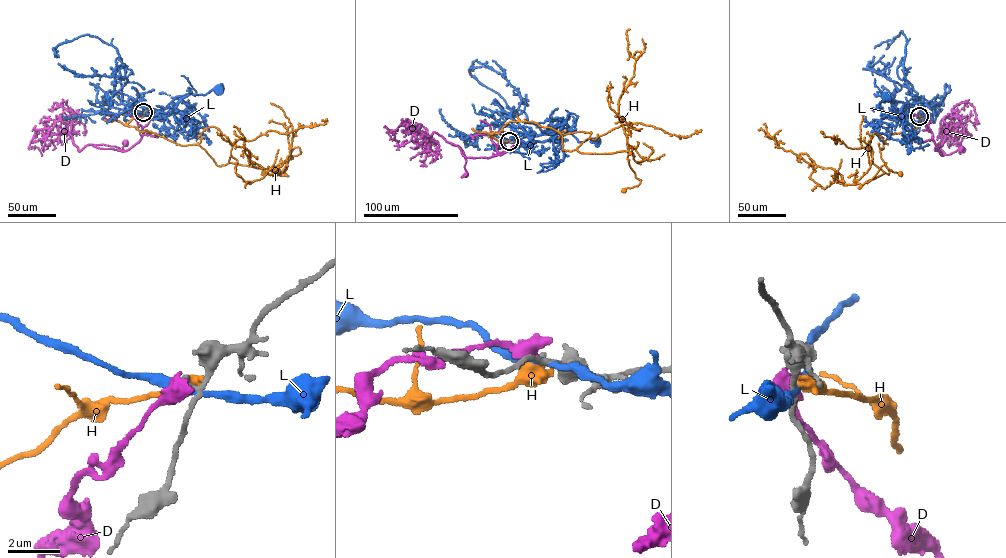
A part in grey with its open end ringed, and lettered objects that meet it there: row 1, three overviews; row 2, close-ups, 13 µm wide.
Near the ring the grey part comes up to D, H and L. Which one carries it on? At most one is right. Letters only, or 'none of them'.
H

